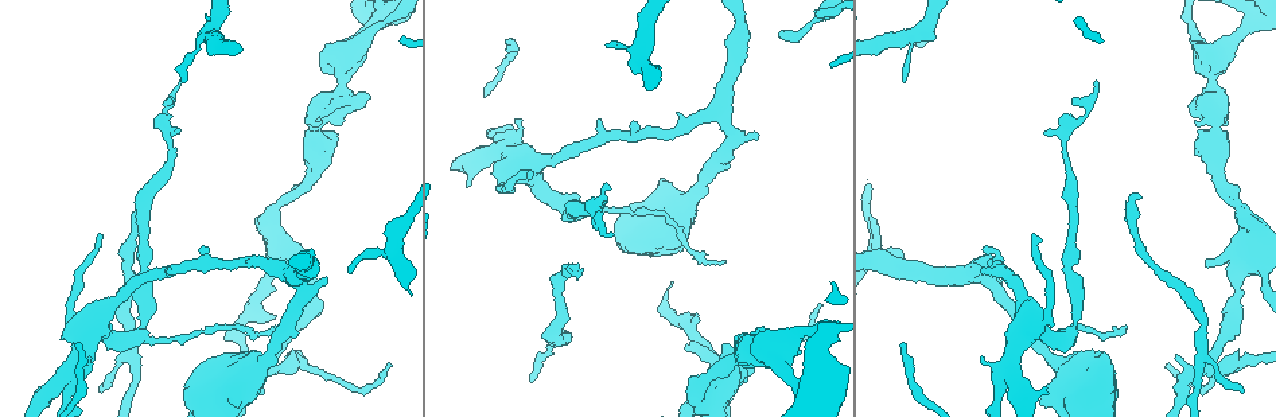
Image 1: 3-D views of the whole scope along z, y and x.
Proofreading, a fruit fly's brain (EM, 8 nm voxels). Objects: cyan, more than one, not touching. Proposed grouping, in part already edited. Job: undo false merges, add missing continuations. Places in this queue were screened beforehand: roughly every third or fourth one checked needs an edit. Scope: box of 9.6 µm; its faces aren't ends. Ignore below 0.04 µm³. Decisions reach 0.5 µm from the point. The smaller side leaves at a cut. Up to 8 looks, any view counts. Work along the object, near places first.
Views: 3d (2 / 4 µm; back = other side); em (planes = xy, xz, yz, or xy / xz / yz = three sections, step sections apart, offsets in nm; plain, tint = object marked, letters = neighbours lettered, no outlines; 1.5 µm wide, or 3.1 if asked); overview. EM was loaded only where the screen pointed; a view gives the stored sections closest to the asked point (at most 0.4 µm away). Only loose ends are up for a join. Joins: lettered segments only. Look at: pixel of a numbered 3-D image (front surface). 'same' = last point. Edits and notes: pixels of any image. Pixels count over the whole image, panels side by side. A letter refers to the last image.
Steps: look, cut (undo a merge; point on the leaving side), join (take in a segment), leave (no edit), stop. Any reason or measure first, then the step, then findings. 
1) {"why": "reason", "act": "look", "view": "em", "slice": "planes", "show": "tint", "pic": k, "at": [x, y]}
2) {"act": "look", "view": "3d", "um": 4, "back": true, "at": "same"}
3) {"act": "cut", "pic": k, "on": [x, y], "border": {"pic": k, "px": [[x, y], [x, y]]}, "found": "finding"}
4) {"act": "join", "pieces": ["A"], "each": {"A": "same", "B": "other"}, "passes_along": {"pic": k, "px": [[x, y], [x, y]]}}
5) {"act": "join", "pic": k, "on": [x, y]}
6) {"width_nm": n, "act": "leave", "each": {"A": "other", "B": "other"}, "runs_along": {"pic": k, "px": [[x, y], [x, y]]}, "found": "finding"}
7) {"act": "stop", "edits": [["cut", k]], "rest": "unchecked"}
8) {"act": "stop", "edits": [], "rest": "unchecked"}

{"why": "tapers out", "act": "look", "view": "3d", "um": 2, "pic": 1, "at": [350, 270]}

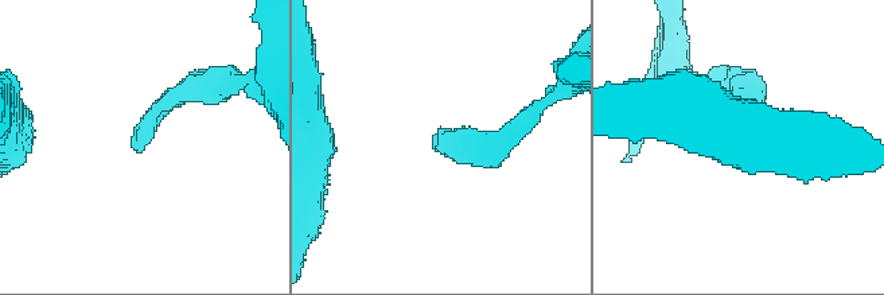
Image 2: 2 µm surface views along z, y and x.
{"act": "look", "view": "em", "slice": "planes", "show": "letters", "pic": 2, "at": [438, 151]}

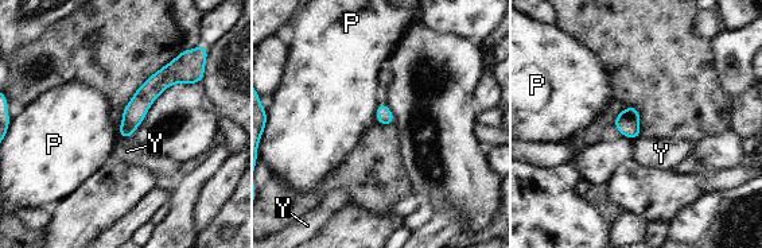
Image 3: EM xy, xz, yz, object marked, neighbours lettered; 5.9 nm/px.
{"longest_contact_nm": ["Y", 70], "act": "leave", "each": {"P": "other", "Y": "other"}, "found": "no lettered segment goes on from it"}

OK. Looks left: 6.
{"why": "three-way junction", "act": "look", "view": "3d", "um": 4, "pic": 1, "at": [702, 350]}

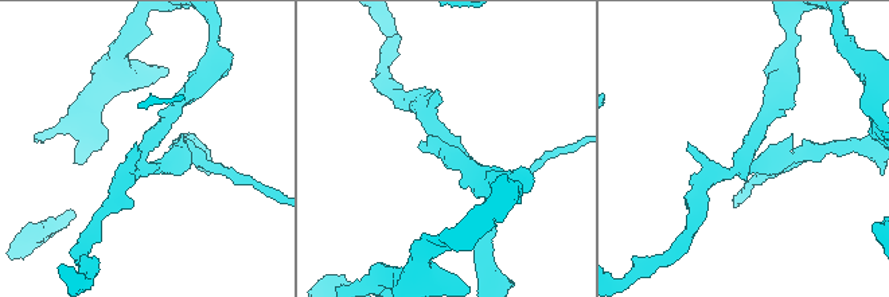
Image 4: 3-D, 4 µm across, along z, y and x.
{"arms": 3, "arm_widths_nm": [180, 240, 240], "why": "need the tissue", "act": "look", "view": "em", "slice": "planes", "show": "plain", "pic": 4, "at": [445, 150]}

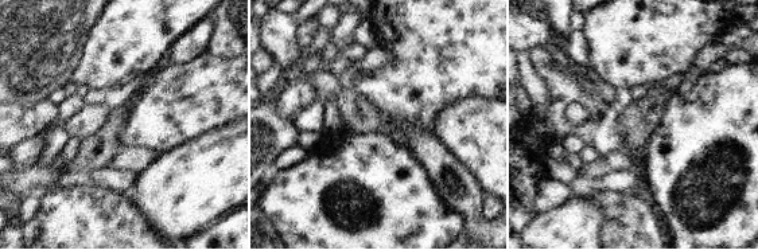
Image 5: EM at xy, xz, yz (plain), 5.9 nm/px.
{"act": "look", "view": "em", "slice": "planes", "show": "letters", "at": "same"}

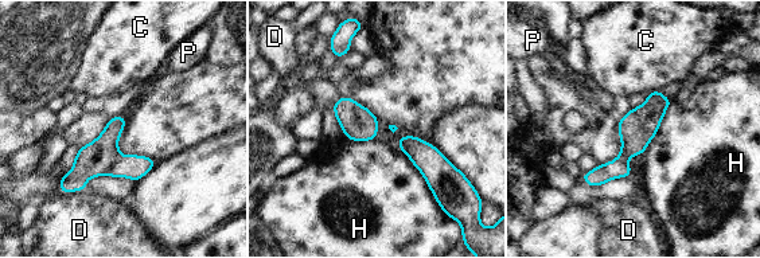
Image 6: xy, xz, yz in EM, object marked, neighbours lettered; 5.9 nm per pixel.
{"act": "cut", "pic": 6, "on": [93, 160], "each": {"C": "other", "D": "other", "H": "other", "P": "other"}, "found": "two neurons meet here"}

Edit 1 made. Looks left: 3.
{"why": "thin end", "act": "look", "view": "em", "slice": "xy", "step": 8, "show": "tint", "pic": 1, "at": [1244, 391]}

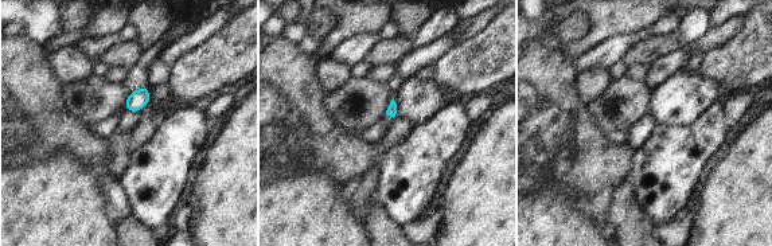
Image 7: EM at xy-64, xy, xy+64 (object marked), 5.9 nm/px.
{"act": "look", "view": "em", "slice": "planes", "show": "letters", "at": "same"}

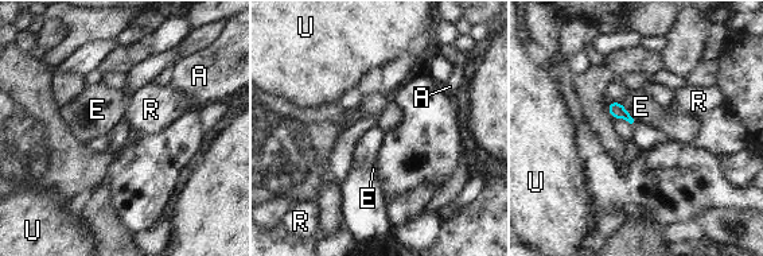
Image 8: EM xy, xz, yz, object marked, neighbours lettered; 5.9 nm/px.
{"width_nm": 100, "act": "leave", "each": {"A": "other", "E": "other", "R": "other", "U": "other"}, "found": "none of them fits"}

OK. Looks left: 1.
{"act": "stop", "edits": [["cut", 6]], "rest": "unchecked"}

